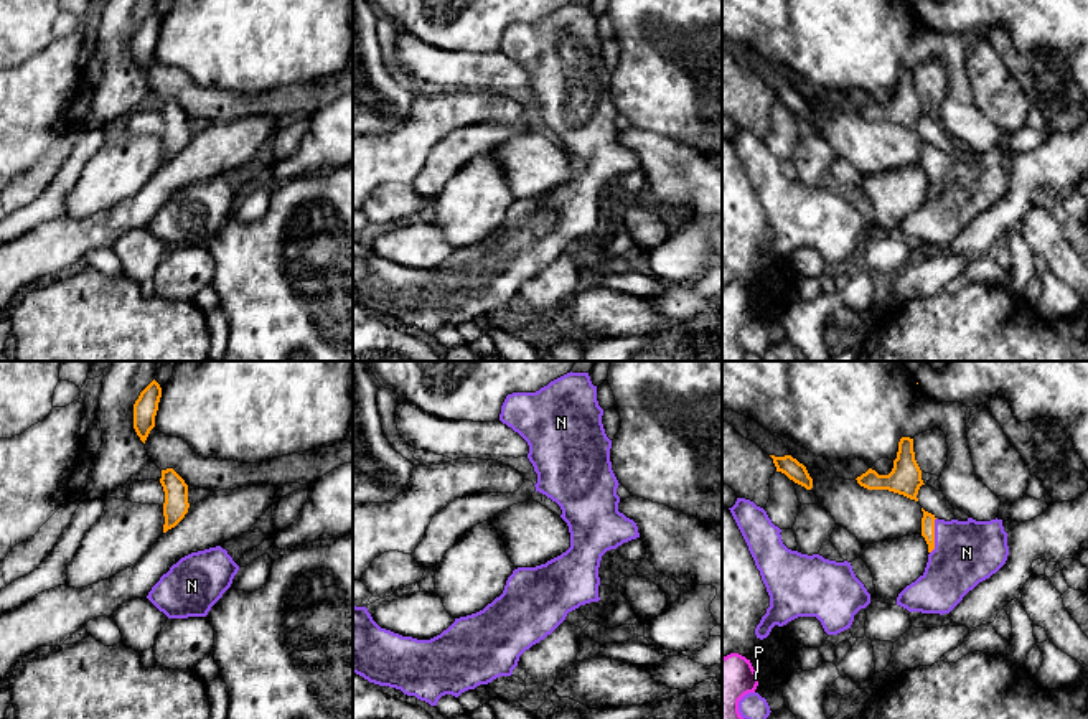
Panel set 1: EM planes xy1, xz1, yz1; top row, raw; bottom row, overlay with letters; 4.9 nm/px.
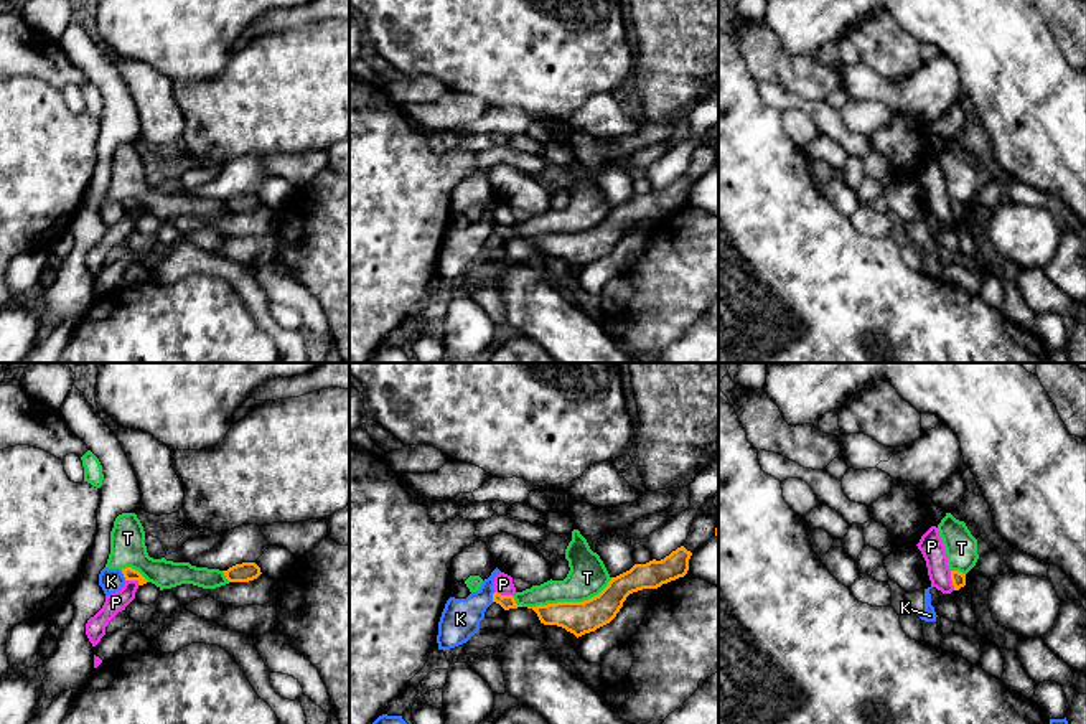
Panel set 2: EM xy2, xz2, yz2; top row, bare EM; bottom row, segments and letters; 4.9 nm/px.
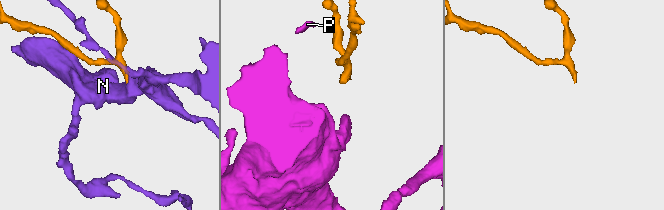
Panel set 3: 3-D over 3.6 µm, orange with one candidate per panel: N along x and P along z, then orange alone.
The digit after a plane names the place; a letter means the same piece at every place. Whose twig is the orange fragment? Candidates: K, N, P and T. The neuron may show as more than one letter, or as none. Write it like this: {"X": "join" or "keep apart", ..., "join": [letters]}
{"K": "keep apart", "N": "join", "P": "keep apart", "T": "keep apart", "join": ["N"]}

